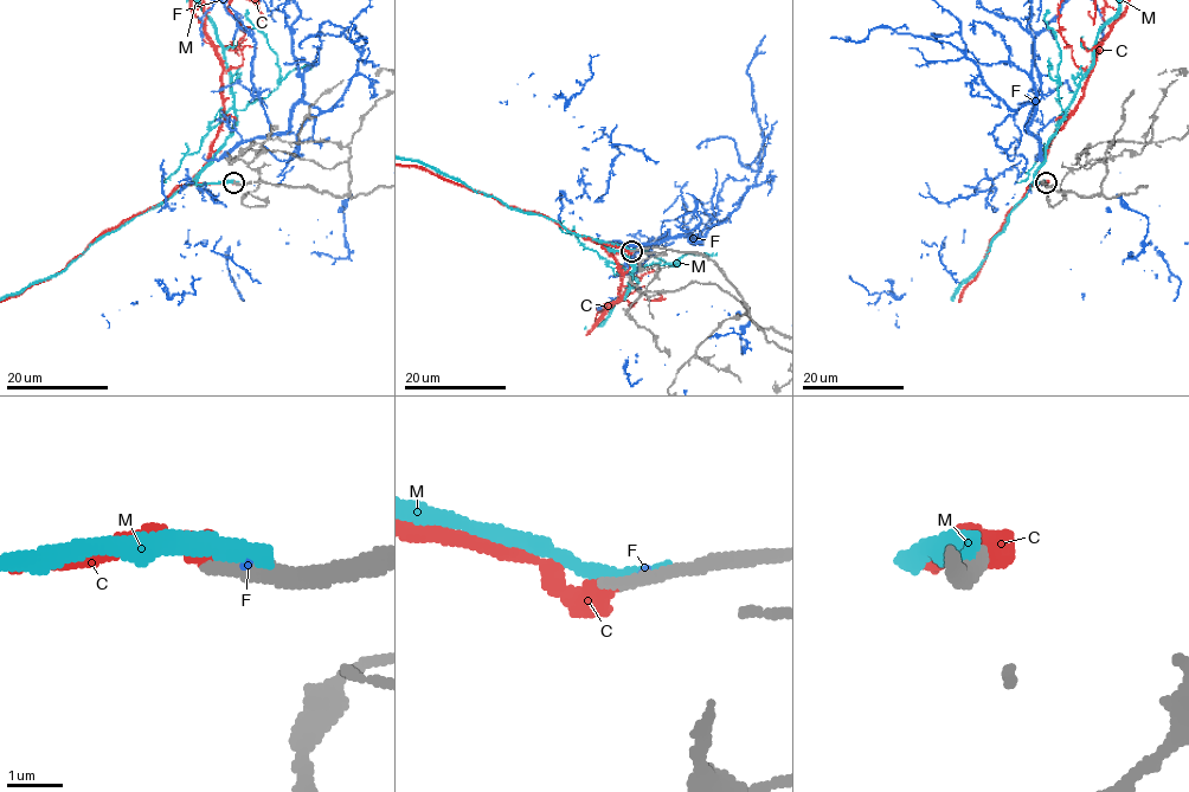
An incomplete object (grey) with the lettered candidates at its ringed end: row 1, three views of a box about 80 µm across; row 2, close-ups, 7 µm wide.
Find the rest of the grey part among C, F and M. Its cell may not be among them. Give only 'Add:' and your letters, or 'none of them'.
Add: C

